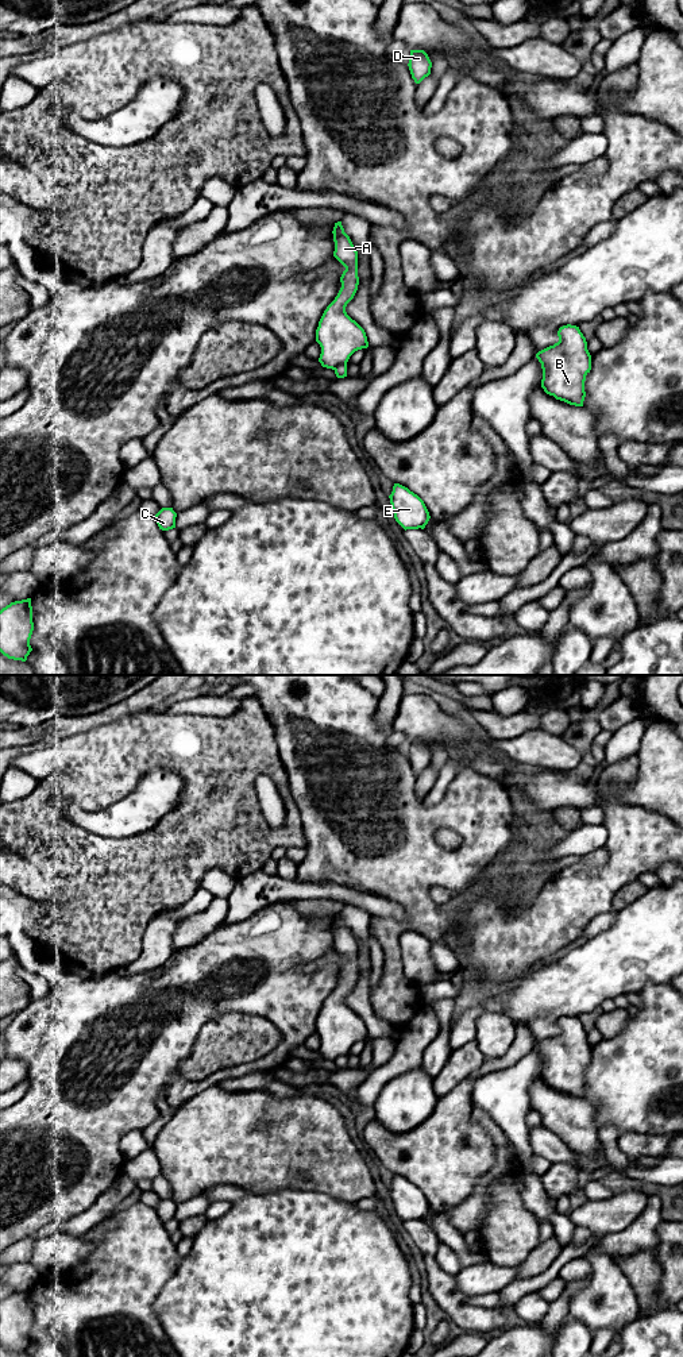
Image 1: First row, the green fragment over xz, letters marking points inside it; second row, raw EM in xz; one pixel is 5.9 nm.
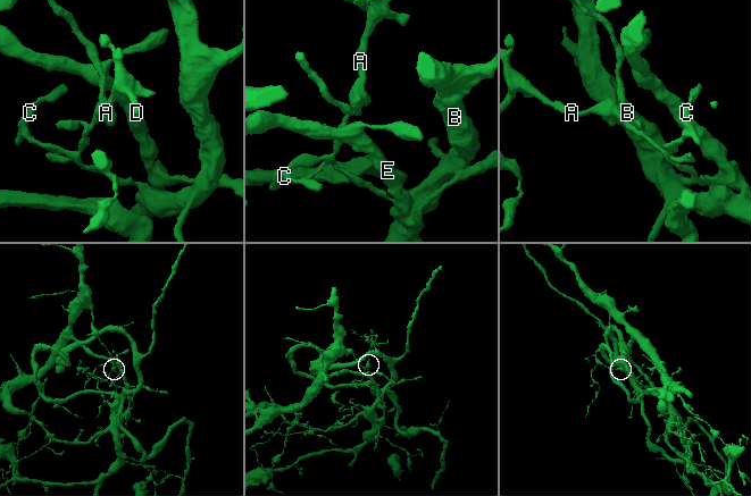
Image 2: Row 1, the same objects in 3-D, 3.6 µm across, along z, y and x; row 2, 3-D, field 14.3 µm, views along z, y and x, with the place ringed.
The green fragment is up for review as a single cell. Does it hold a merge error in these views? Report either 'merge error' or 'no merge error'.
merge error

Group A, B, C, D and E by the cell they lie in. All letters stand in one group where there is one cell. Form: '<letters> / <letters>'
A B C D / E

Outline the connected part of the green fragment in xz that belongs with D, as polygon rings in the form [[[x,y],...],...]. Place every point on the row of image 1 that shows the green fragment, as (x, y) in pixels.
[[[410,50],[409,70],[416,84],[431,74],[432,62],[424,50]]]

